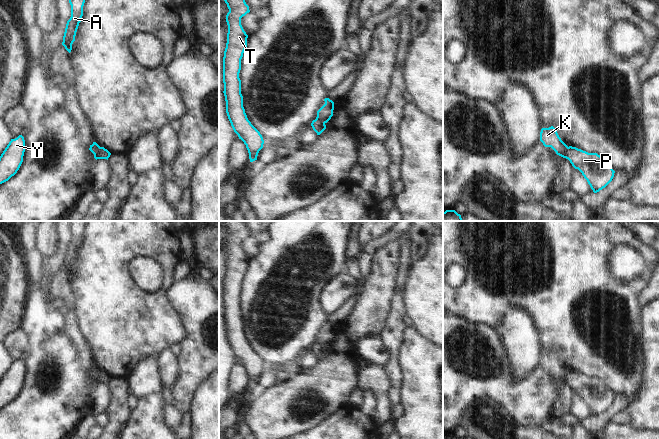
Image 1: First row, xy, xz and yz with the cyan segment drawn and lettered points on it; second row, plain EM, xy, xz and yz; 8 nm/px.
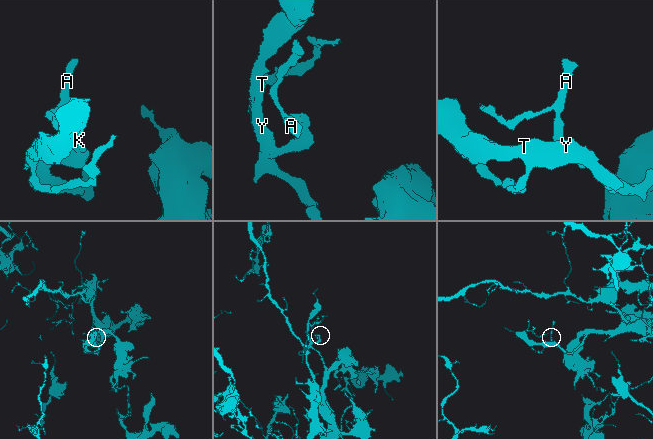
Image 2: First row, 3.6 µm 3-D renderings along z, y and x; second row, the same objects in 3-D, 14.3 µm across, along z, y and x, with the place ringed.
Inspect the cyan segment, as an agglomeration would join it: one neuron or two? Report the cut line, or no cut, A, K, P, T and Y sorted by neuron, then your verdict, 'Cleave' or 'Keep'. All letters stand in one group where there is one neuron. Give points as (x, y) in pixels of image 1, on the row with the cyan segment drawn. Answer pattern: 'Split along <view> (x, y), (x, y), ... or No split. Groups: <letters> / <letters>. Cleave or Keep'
Split along xy (92, 144), (97, 149), (99, 158). Groups: A K / P T Y. Cleave.

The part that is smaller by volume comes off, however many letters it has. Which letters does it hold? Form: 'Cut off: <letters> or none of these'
Cut off: A, K

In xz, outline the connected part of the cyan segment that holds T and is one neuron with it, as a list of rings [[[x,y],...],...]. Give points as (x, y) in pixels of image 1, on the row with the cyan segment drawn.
[[[224,0],[229,12],[227,43],[223,57],[223,83],[226,113],[234,132],[241,139],[249,153],[250,162],[257,160],[264,140],[260,132],[248,120],[241,94],[241,59],[247,47],[248,35],[241,25],[241,18],[250,12],[245,0]]]

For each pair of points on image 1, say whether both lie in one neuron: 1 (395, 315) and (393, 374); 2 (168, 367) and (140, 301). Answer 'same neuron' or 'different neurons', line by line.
1: same neuron
2: different neurons

